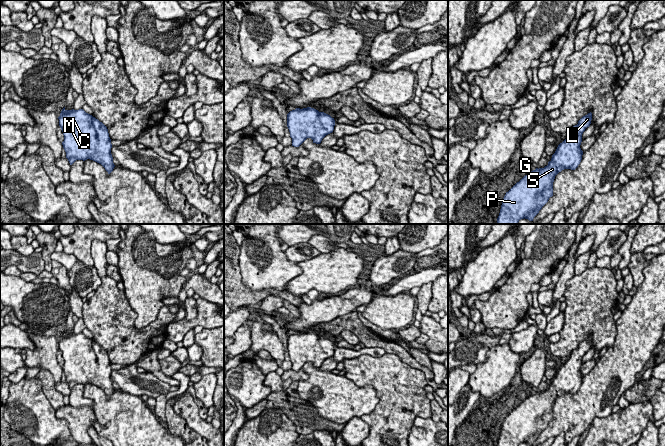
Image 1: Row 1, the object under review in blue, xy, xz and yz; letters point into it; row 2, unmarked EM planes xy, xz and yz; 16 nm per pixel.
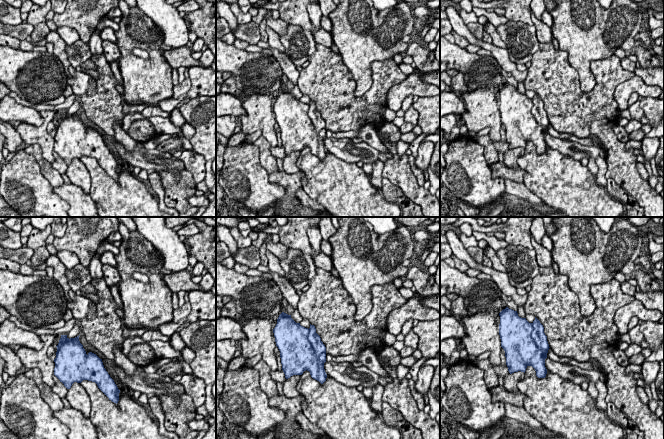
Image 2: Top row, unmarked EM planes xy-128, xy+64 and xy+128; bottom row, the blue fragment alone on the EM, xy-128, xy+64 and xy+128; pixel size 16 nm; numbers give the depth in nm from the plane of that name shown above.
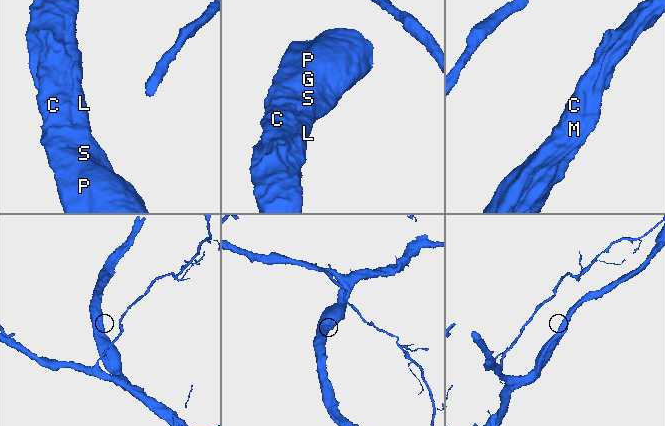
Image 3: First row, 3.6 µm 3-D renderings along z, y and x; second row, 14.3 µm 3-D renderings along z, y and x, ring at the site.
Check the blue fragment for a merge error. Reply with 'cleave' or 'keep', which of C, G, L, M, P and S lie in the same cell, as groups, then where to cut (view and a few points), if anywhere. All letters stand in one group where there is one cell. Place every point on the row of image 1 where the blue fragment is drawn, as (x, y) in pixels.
keep | C G L M P S | no cut

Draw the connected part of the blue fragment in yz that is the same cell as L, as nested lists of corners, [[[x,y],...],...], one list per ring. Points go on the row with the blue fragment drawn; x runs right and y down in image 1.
[[[591,112],[583,116],[578,121],[578,124],[572,127],[567,138],[558,145],[547,166],[531,171],[506,192],[497,218],[497,224],[517,224],[524,218],[533,221],[534,217],[548,202],[549,198],[553,196],[555,176],[564,169],[575,170],[580,164],[583,155],[583,151],[580,148],[582,134],[590,126],[591,120]]]

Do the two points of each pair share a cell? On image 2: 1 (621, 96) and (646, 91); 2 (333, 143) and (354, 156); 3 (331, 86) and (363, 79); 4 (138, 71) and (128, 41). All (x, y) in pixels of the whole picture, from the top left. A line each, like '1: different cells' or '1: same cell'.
1: same cell
2: same cell
3: different cells
4: same cell

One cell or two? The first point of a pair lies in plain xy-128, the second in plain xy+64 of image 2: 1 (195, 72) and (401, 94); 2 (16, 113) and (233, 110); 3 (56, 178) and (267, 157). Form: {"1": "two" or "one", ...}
{"1": "one", "2": "one", "3": "one"}

